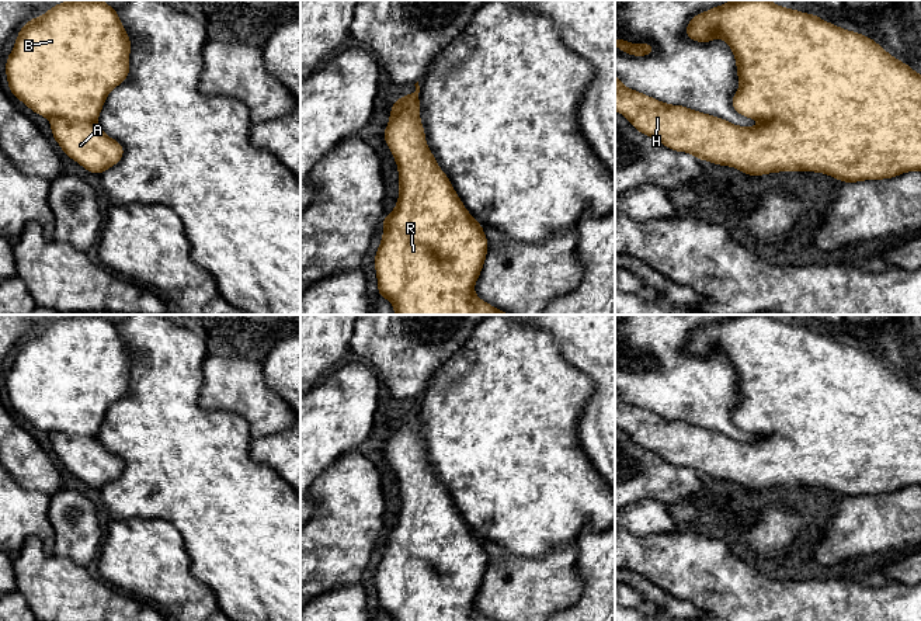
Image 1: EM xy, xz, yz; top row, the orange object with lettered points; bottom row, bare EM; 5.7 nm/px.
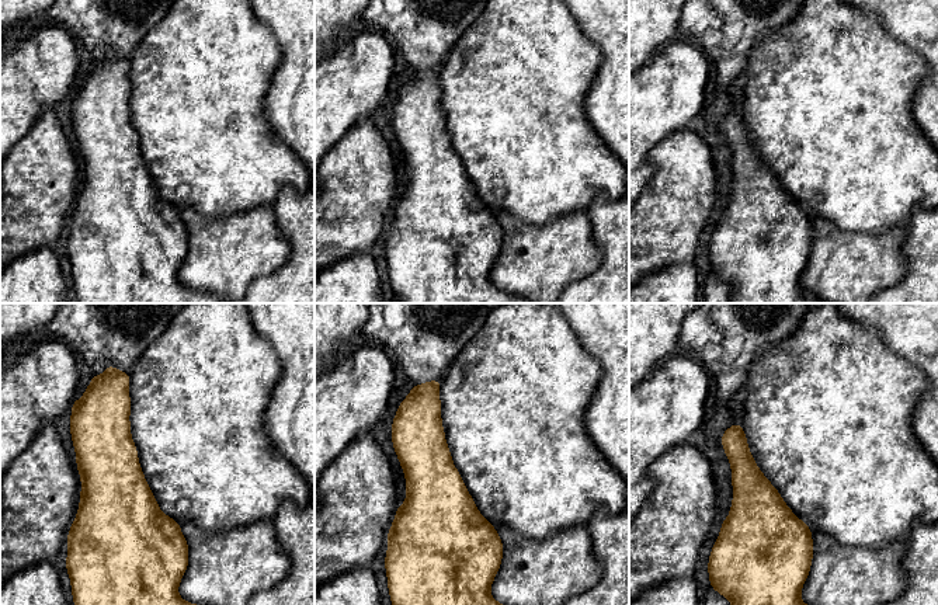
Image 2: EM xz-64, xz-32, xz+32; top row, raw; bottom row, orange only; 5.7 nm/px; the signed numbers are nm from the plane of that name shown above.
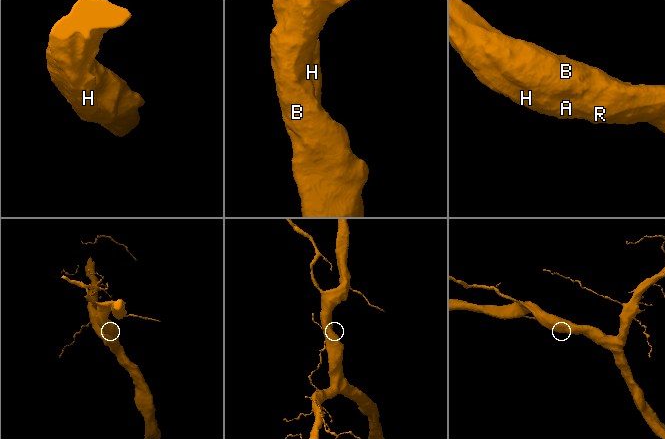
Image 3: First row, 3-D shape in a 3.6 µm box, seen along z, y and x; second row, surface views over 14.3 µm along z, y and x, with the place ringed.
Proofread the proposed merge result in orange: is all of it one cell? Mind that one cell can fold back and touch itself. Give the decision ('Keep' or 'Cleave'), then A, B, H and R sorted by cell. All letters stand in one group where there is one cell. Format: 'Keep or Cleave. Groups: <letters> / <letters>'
Keep. Groups: A B H R

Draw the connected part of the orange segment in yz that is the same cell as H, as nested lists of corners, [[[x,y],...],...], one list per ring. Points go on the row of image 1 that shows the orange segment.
[[[733,0],[705,13],[696,14],[685,30],[689,39],[696,42],[710,42],[715,38],[723,38],[734,52],[740,87],[733,96],[733,108],[748,118],[761,121],[755,128],[736,126],[726,119],[702,114],[682,105],[670,105],[654,100],[643,93],[625,87],[615,73],[615,111],[623,114],[630,124],[642,133],[651,136],[667,148],[677,152],[689,152],[698,160],[703,159],[720,166],[733,166],[748,176],[762,176],[776,171],[817,171],[833,176],[842,183],[856,183],[862,180],[893,178],[901,173],[921,170],[921,76],[907,63],[903,63],[889,55],[872,38],[842,30],[816,14],[804,14],[792,8],[772,4],[769,0]]]

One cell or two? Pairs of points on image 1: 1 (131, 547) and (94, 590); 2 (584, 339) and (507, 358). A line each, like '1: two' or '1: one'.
1: two
2: two

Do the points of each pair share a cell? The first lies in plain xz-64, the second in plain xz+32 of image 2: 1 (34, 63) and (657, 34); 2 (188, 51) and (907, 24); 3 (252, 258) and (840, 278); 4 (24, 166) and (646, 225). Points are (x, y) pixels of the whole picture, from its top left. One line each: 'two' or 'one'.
1: two
2: two
3: one
4: one

